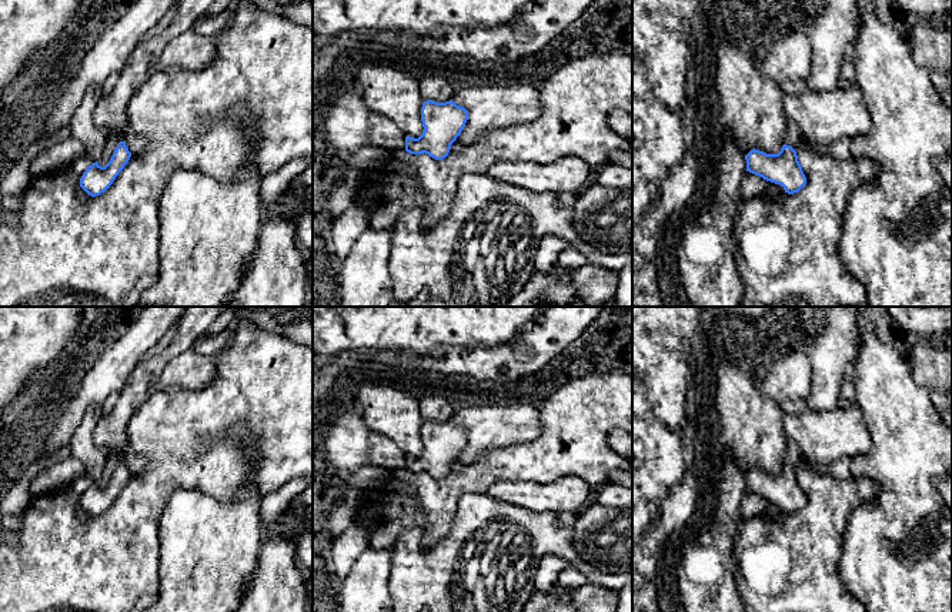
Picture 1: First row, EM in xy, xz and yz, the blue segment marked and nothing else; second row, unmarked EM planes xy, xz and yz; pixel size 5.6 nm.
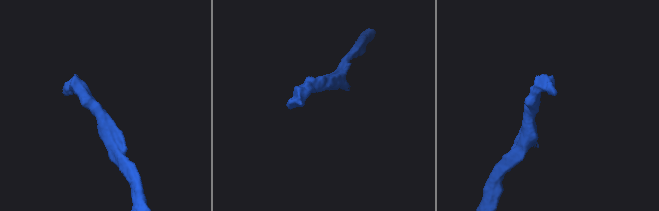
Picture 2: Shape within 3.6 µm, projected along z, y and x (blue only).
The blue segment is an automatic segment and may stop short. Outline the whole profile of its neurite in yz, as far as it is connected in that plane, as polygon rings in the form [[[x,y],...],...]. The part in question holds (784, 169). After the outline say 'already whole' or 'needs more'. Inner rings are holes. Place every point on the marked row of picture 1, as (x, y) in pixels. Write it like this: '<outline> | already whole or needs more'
[[[788,118],[786,136],[778,154],[766,154],[751,150],[746,155],[746,171],[762,177],[766,181],[781,184],[788,194],[798,193],[805,184],[806,177],[798,161],[796,148],[805,138],[798,124]]] | needs more

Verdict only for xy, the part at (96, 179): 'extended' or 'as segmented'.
as segmented

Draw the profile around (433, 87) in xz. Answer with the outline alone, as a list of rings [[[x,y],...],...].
[[[427,76],[420,78],[420,94],[424,101],[445,103],[454,97],[455,90],[442,76]]]

